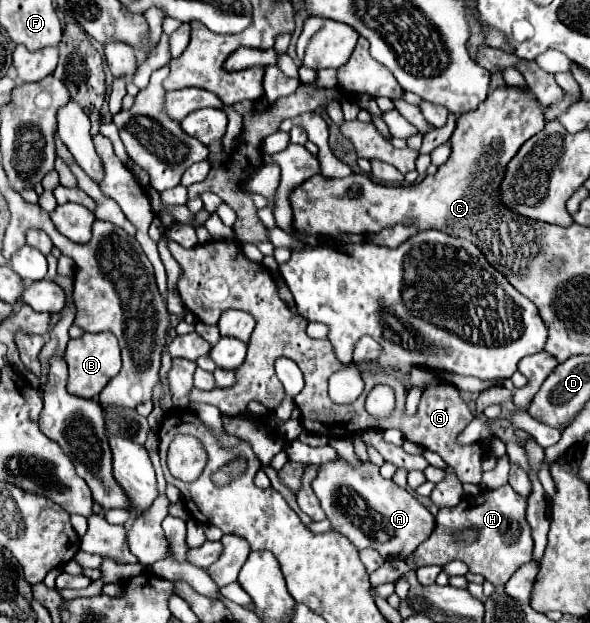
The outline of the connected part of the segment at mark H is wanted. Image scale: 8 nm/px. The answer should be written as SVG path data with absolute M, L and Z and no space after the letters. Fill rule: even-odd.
M506 484L496 490L482 490L478 496L464 496L456 508L444 508L436 514L436 528L432 536L422 542L412 560L386 562L376 572L370 574L370 584L378 586L384 582L394 582L400 576L418 570L420 566L444 566L452 560L462 560L472 574L484 576L498 590L508 582L508 578L526 562L532 560L532 542L530 526L526 526L526 498L518 498L514 490ZM468 532L474 532L476 538L468 540Z

